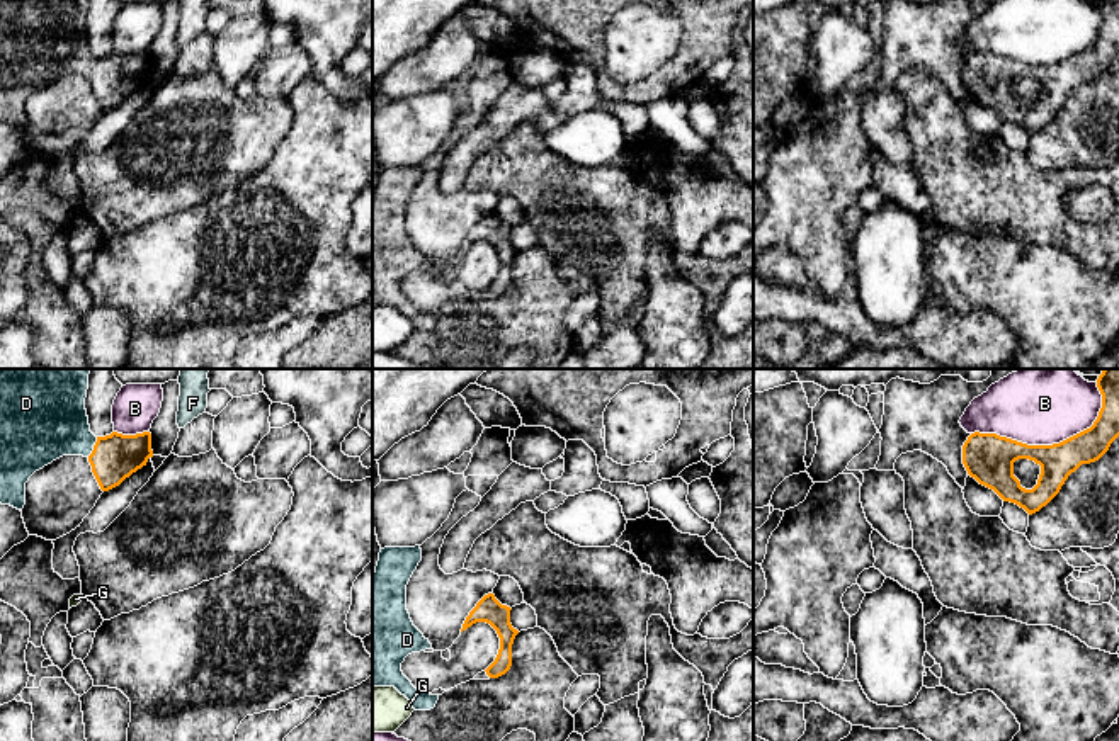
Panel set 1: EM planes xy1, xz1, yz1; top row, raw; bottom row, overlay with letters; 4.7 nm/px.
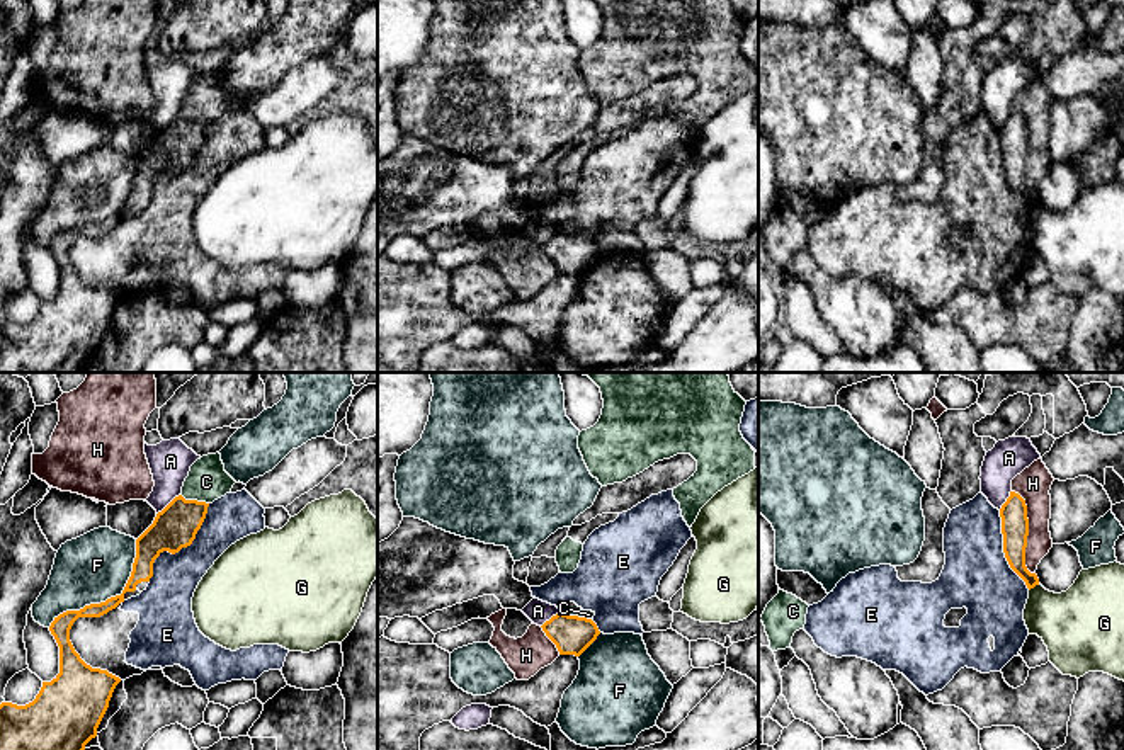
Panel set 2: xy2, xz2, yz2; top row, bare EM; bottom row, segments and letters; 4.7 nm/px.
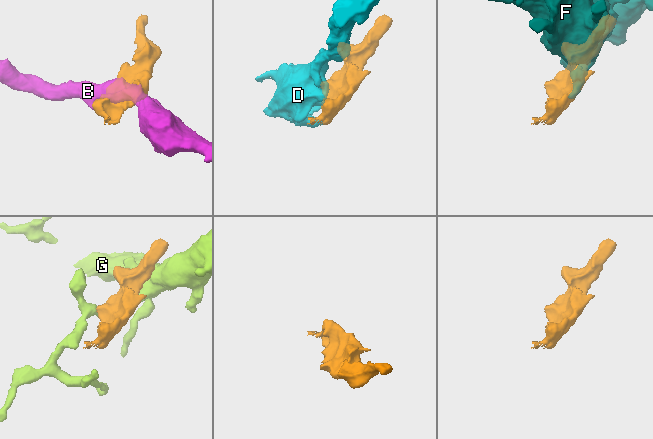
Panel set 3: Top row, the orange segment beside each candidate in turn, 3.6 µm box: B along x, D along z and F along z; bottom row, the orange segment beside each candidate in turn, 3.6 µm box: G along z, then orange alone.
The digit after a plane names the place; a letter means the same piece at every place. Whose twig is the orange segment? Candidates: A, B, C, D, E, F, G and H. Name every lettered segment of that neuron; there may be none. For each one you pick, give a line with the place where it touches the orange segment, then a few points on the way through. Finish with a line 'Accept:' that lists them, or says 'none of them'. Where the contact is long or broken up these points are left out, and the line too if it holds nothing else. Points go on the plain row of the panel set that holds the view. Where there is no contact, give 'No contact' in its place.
D: Touches orange at xy1 (94, 67)
Accept: D

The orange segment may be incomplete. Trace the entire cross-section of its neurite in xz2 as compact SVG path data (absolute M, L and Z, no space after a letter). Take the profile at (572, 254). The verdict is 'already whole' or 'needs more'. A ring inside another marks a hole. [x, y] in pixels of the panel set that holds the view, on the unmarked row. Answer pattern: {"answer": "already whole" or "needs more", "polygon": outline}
{"answer": "already whole", "polygon": "M558 231L542 245L559 274L580 276L600 253L592 238Z"}

